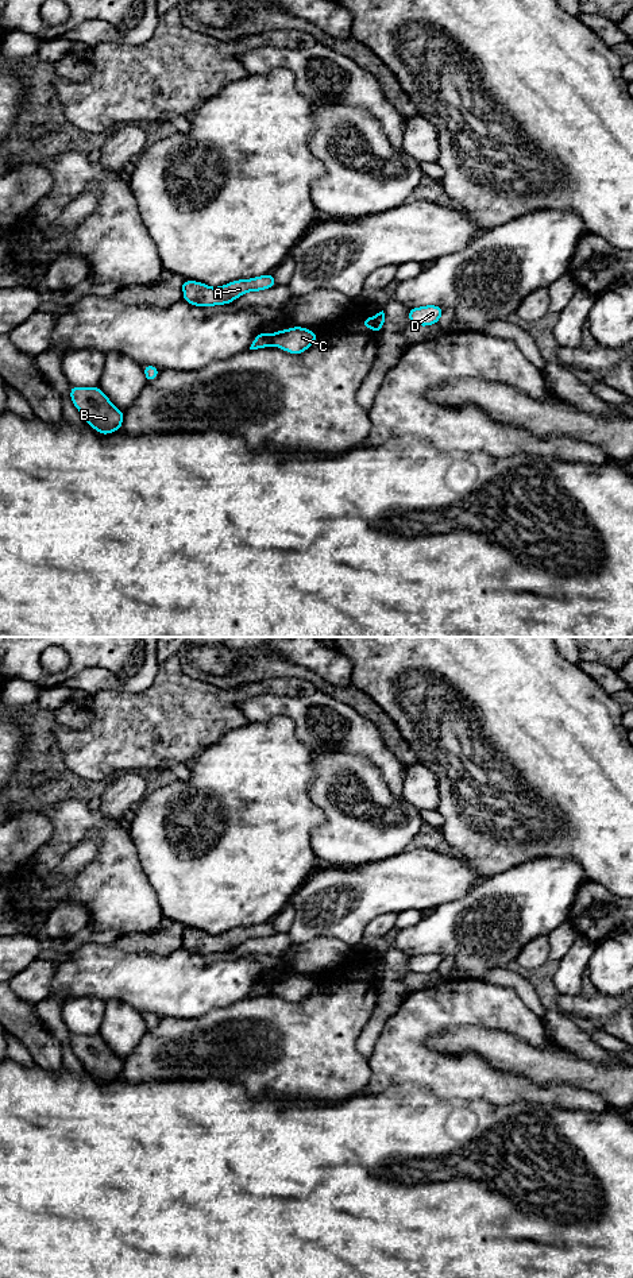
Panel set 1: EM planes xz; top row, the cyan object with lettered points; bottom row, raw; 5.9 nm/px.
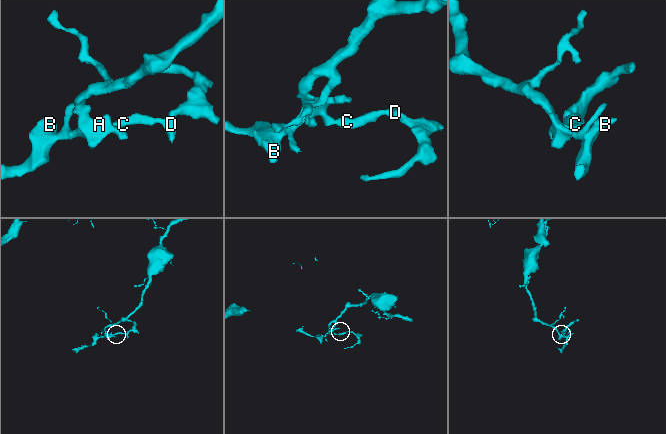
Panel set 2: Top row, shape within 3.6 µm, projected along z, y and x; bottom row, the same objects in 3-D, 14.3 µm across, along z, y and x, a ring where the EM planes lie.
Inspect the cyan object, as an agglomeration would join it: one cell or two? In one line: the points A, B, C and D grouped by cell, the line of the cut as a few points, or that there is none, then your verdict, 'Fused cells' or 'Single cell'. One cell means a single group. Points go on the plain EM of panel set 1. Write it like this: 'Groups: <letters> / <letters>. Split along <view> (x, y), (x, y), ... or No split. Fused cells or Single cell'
Groups: A B / C D. Split along xz (273, 983), (270, 992). Fused cells

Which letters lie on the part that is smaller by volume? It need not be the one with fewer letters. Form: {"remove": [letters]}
{"remove": ["C", "D"]}

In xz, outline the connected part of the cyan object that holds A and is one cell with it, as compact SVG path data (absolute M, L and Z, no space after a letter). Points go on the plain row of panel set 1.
M271 922L248 927L232 928L227 933L212 935L198 928L182 928L182 947L190 953L205 955L227 953L250 939L260 939L277 934Z

